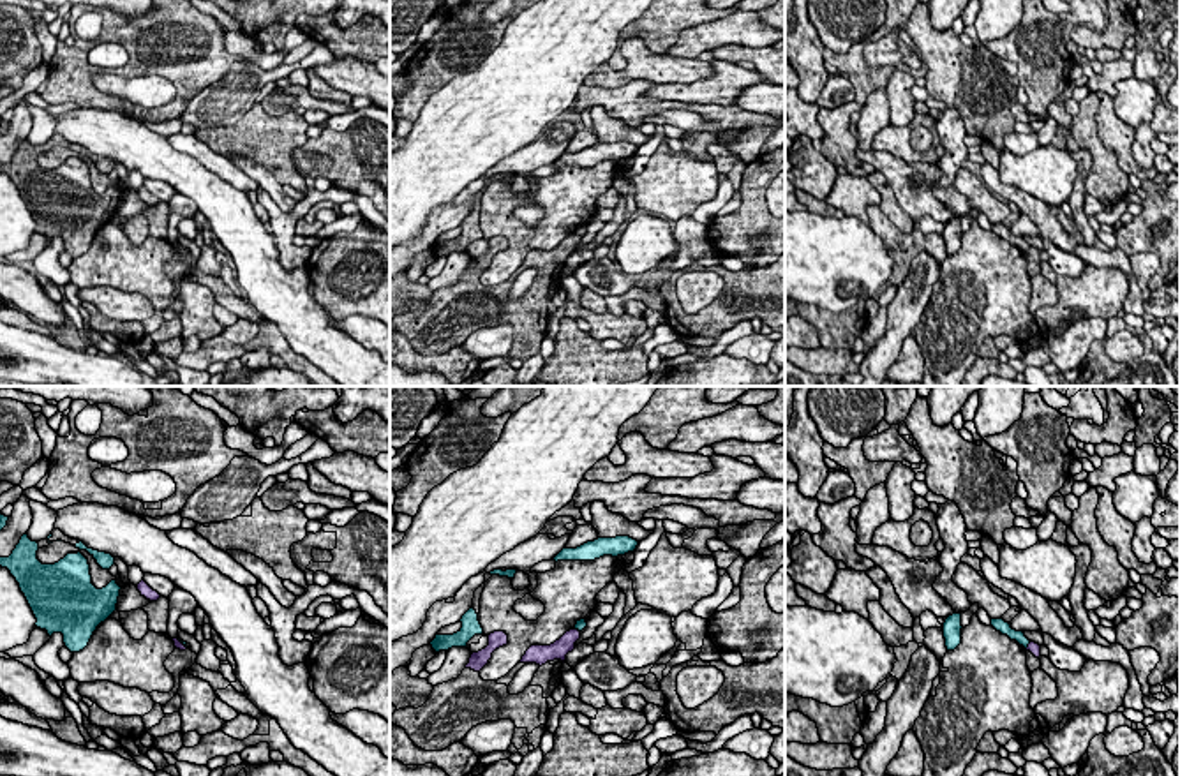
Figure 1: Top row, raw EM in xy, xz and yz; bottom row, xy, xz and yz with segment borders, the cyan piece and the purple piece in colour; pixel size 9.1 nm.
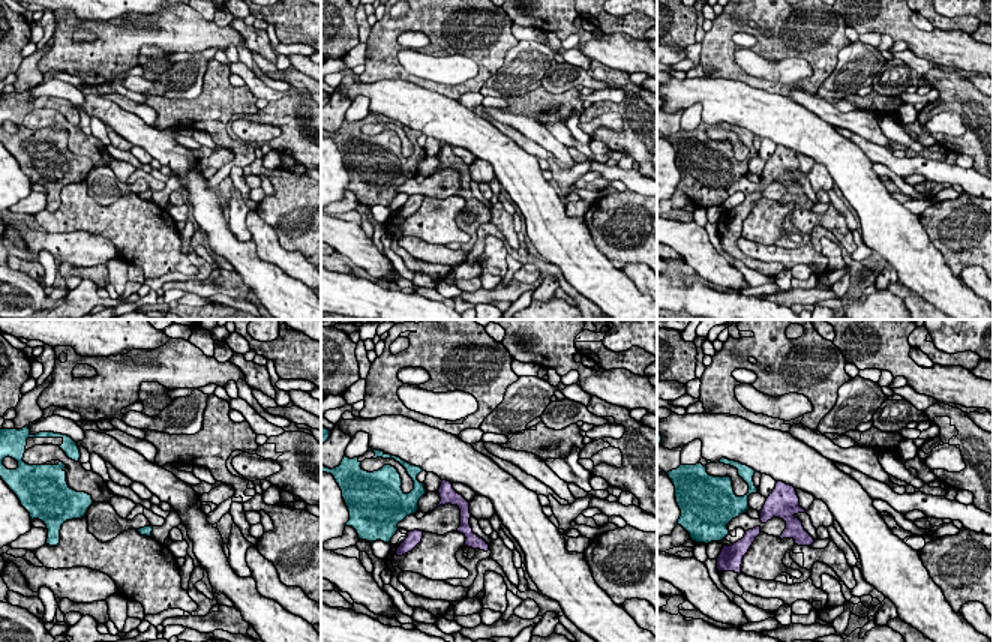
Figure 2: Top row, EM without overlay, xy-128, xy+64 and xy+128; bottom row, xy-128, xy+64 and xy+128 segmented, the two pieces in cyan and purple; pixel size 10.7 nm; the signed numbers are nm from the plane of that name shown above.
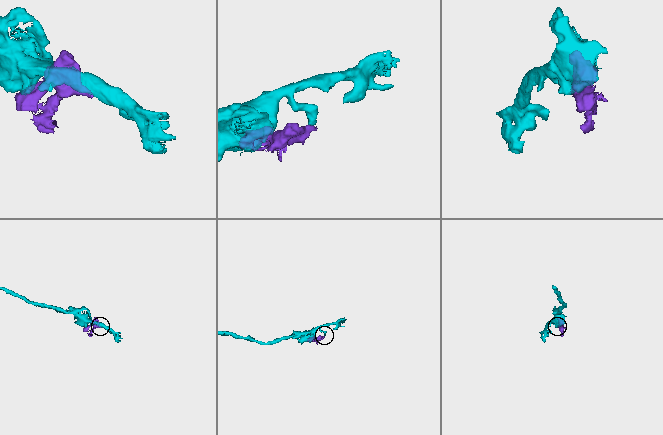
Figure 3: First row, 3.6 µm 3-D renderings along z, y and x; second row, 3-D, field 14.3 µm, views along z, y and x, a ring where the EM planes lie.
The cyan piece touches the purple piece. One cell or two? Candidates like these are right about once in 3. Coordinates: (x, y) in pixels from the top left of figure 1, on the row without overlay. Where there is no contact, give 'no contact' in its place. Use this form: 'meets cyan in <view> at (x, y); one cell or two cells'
meets cyan in xy at (182, 247); two cells

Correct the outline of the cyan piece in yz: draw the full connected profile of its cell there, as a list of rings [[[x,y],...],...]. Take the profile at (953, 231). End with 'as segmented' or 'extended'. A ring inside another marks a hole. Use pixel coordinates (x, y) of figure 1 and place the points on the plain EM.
[[[952,219],[944,228],[944,243],[947,256],[954,256],[961,249],[961,219]]] | as segmented

